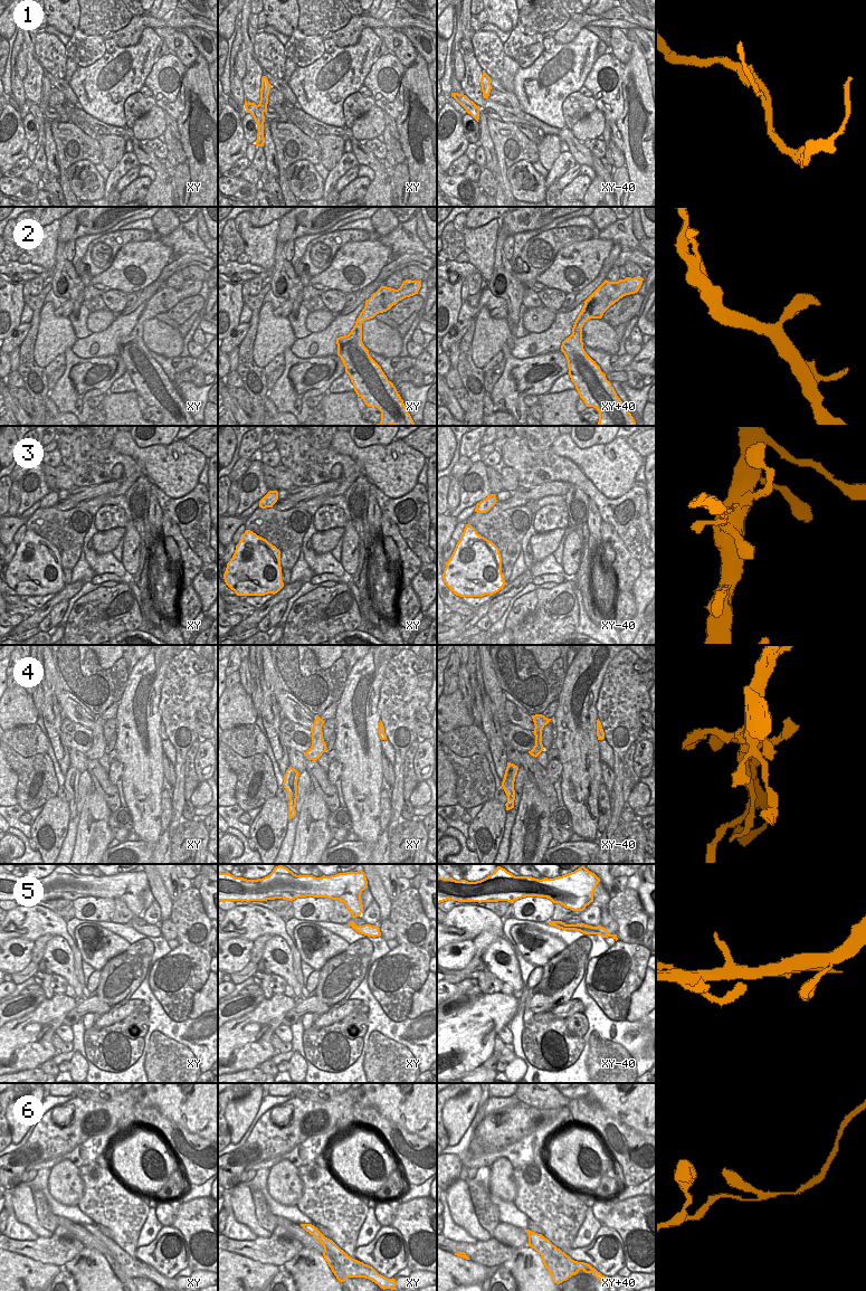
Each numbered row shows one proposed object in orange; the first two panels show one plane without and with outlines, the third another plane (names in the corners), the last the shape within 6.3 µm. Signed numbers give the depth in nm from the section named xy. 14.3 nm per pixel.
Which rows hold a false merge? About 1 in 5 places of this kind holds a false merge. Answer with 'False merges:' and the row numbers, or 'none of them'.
False merges: 1, 5.

